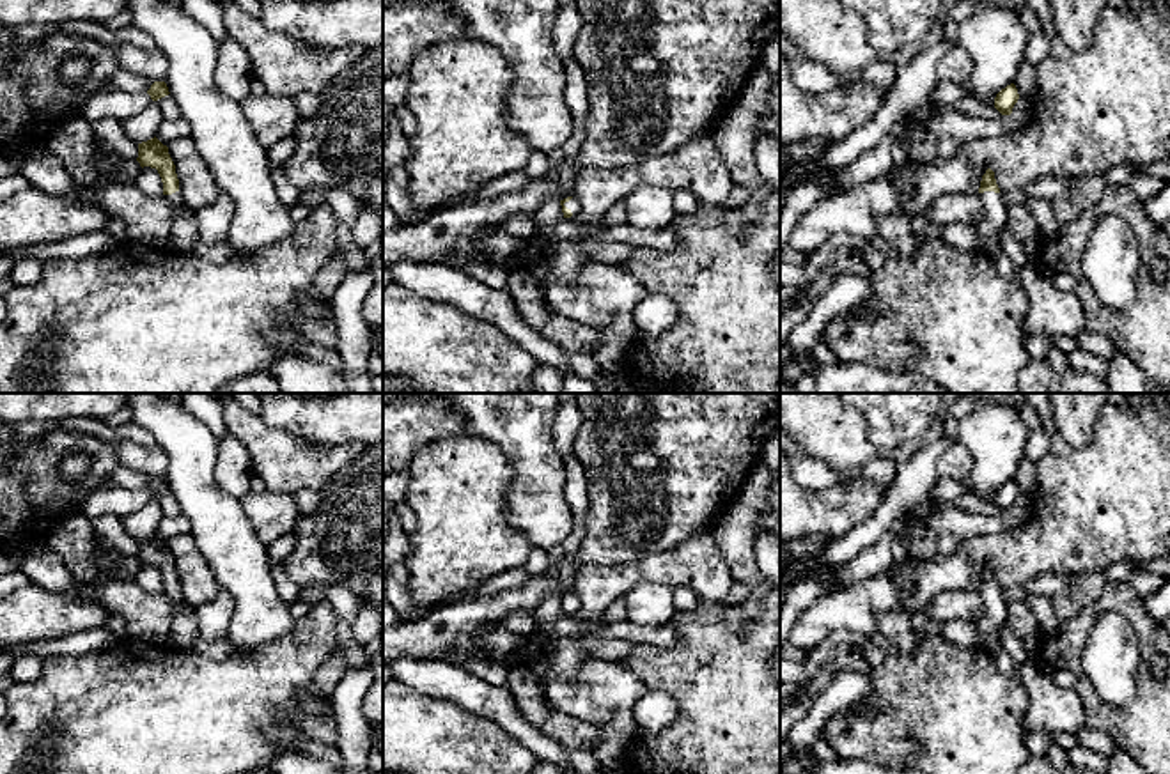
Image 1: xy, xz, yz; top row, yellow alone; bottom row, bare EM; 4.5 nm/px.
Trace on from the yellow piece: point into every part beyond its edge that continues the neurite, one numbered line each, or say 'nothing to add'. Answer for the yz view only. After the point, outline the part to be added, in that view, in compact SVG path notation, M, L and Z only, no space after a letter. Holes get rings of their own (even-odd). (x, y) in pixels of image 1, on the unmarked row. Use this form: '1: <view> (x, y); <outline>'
1: yz (995, 619); M984 588L980 595L986 604L982 620L979 622L980 645L993 655L1002 650L1002 631L1009 627L1007 600L1003 590Z

